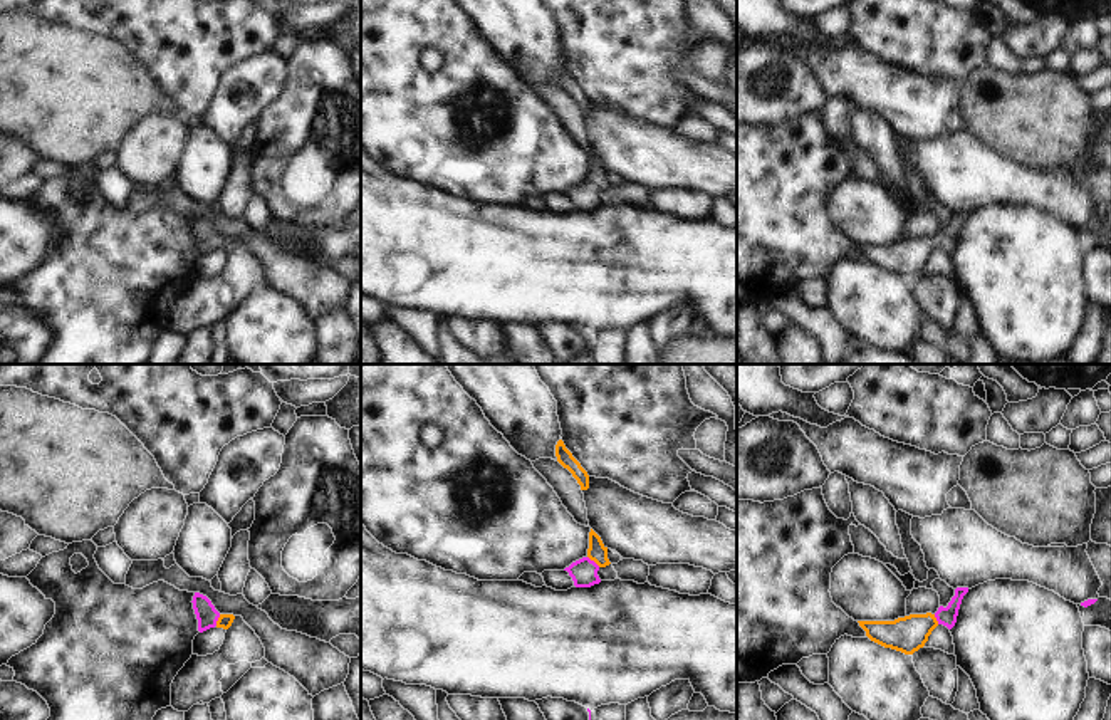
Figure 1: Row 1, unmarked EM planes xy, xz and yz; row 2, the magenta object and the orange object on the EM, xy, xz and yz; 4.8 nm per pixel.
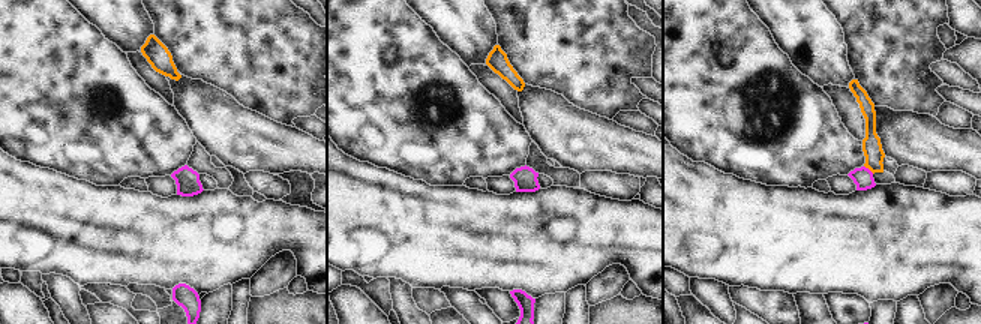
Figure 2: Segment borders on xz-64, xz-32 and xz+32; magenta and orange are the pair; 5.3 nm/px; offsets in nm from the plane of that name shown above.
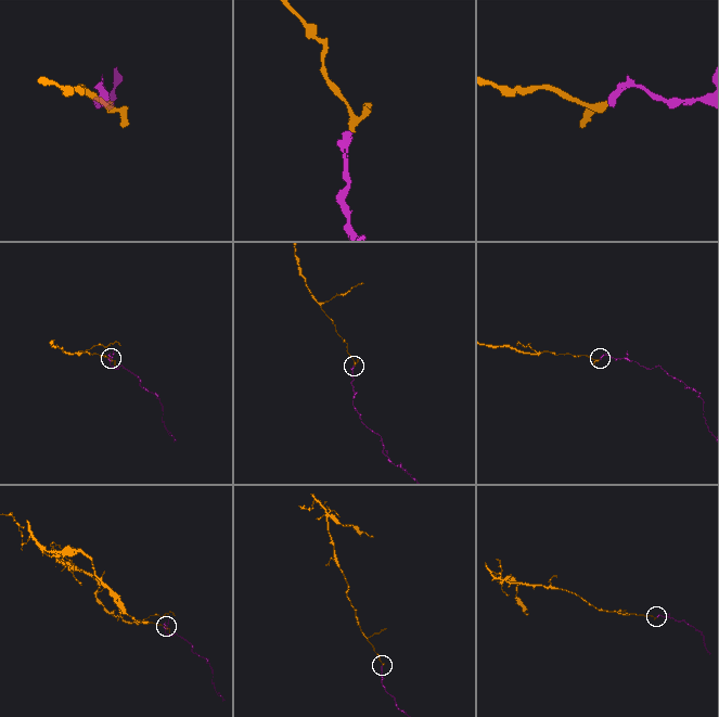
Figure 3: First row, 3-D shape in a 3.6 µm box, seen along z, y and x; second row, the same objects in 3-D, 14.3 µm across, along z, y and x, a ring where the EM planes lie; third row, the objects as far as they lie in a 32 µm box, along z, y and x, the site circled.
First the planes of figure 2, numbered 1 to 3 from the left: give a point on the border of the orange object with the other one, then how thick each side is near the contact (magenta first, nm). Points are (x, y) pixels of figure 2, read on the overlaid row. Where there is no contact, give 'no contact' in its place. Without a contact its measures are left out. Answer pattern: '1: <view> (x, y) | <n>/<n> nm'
1: no contact
2: no contact
3: xz+32 (867, 168) | 110/110 nm

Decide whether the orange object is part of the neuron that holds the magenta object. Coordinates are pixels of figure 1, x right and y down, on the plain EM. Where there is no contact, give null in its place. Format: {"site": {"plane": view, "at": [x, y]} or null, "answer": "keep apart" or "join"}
{"site": {"plane": "xz", "at": [593, 185]}, "answer": "join"}

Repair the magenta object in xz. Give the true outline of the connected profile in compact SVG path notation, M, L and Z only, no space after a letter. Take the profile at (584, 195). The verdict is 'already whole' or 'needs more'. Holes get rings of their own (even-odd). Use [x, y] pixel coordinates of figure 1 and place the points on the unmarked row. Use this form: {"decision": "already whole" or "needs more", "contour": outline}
{"decision": "needs more", "contour": "M591 153L587 180L572 186L564 195L569 196L576 211L591 211L601 206L597 195L609 188L611 186L608 183L608 171L602 168L601 161Z"}

